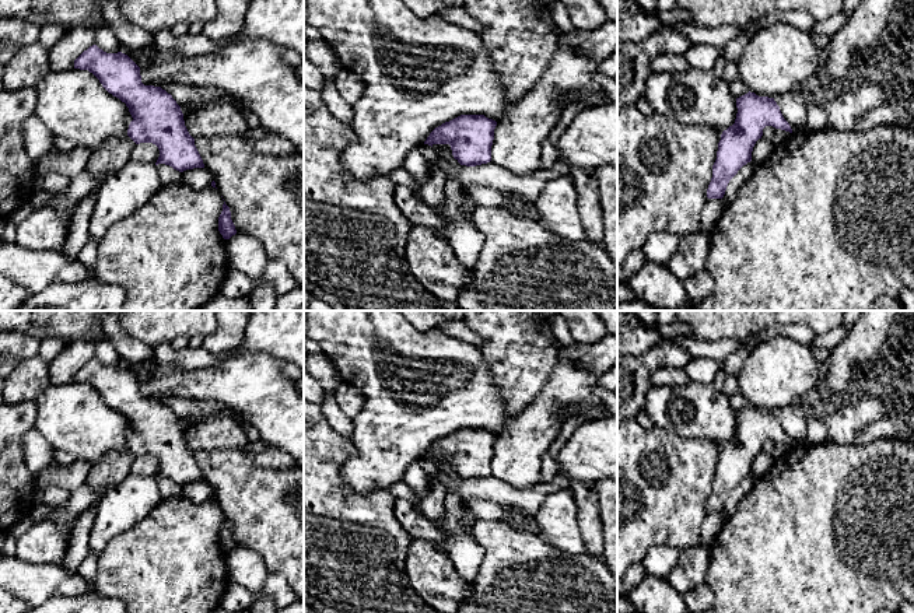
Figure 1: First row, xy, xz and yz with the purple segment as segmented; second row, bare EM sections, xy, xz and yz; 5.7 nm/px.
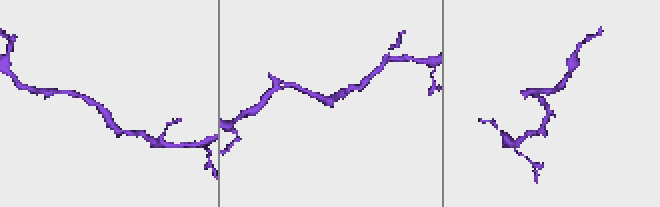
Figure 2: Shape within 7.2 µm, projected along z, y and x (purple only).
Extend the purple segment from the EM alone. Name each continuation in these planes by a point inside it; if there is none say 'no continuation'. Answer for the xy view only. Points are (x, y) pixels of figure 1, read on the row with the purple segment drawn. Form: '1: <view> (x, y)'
no continuation

